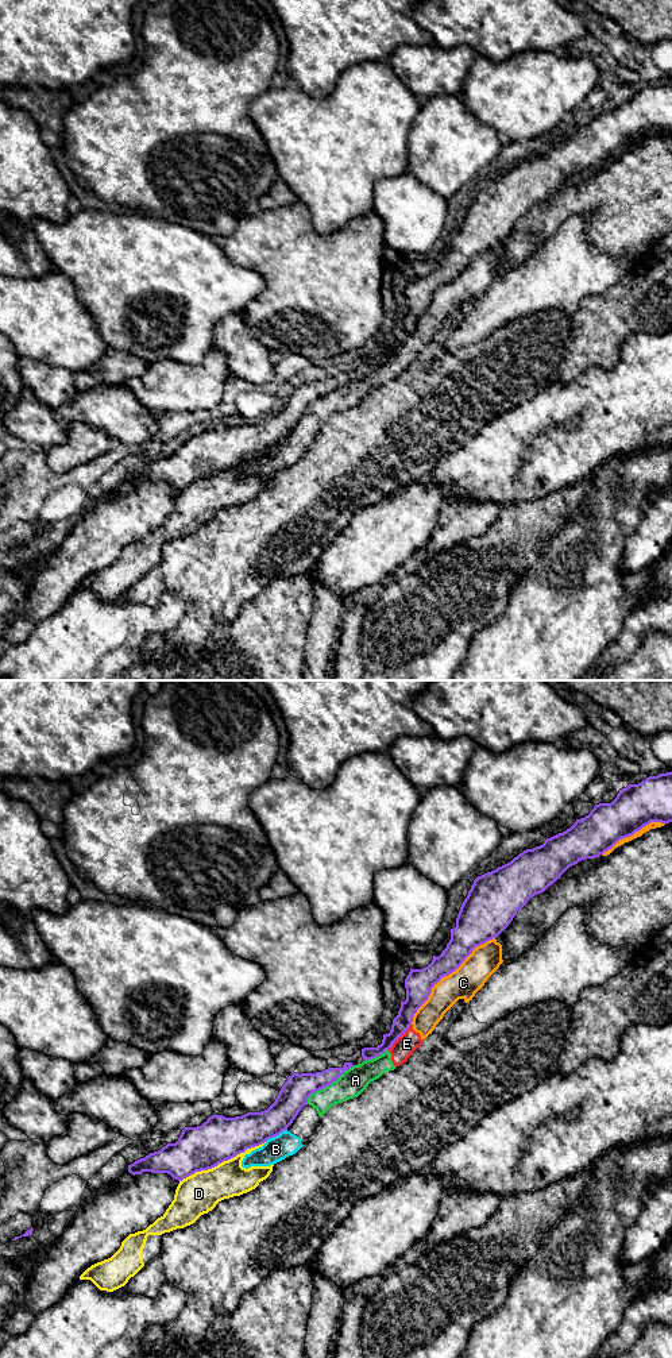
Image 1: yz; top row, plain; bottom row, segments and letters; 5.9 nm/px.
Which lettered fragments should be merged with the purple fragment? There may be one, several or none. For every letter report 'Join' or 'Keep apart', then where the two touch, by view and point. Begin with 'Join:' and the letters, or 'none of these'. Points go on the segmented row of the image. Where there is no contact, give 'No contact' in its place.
Join: none of these
A: Keep apart. Touches purple at yz (328, 1084)
B: Keep apart. Touches purple at yz (275, 1135)
C: Keep apart. Touches purple at yz (445, 975)
D: Keep apart. Touches purple at yz (221, 1161)
E: Keep apart. Touches purple at yz (400, 1036)

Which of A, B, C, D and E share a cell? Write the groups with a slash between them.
A B C E / D

